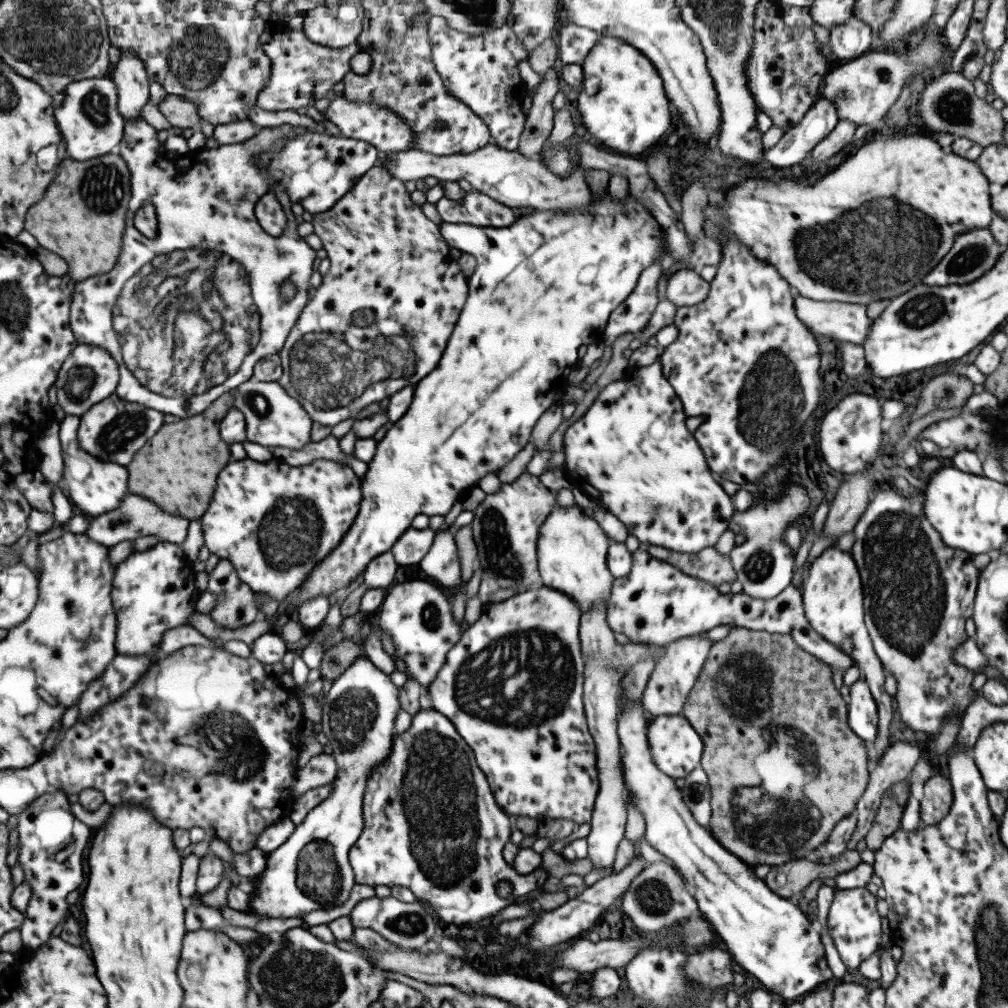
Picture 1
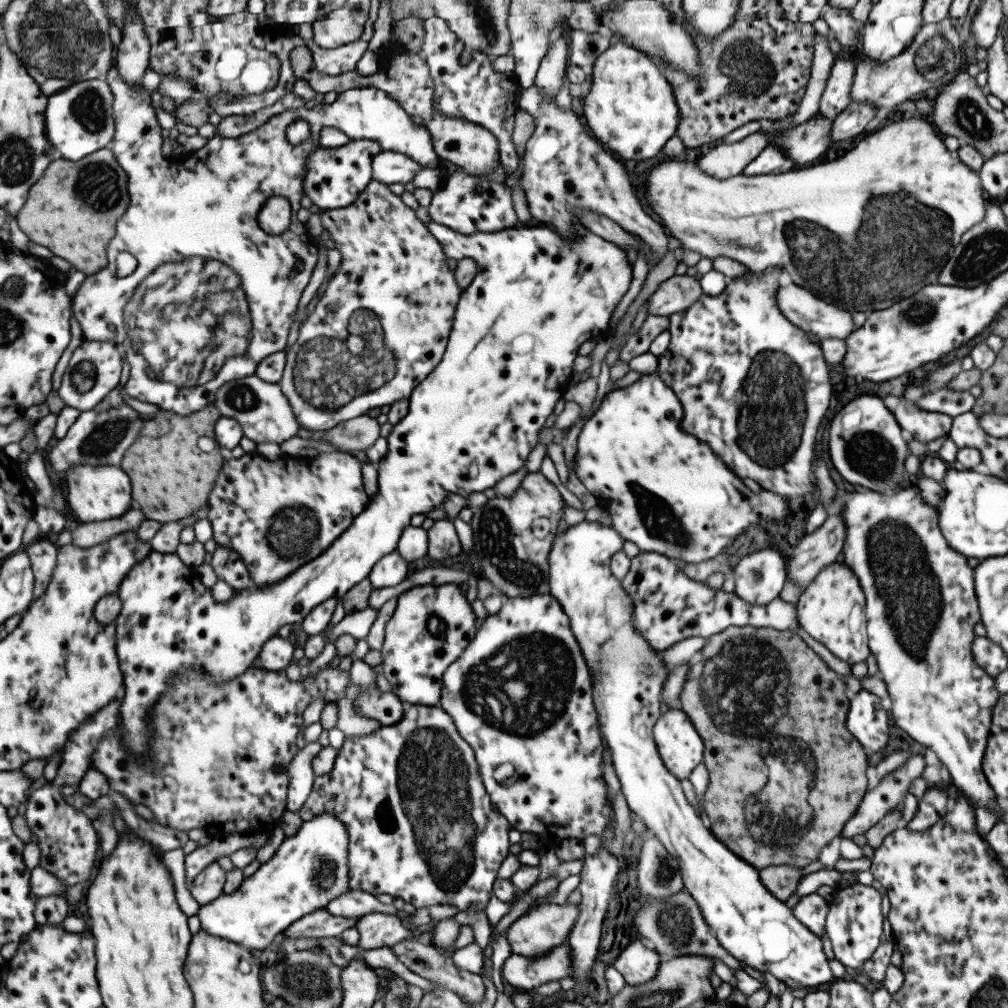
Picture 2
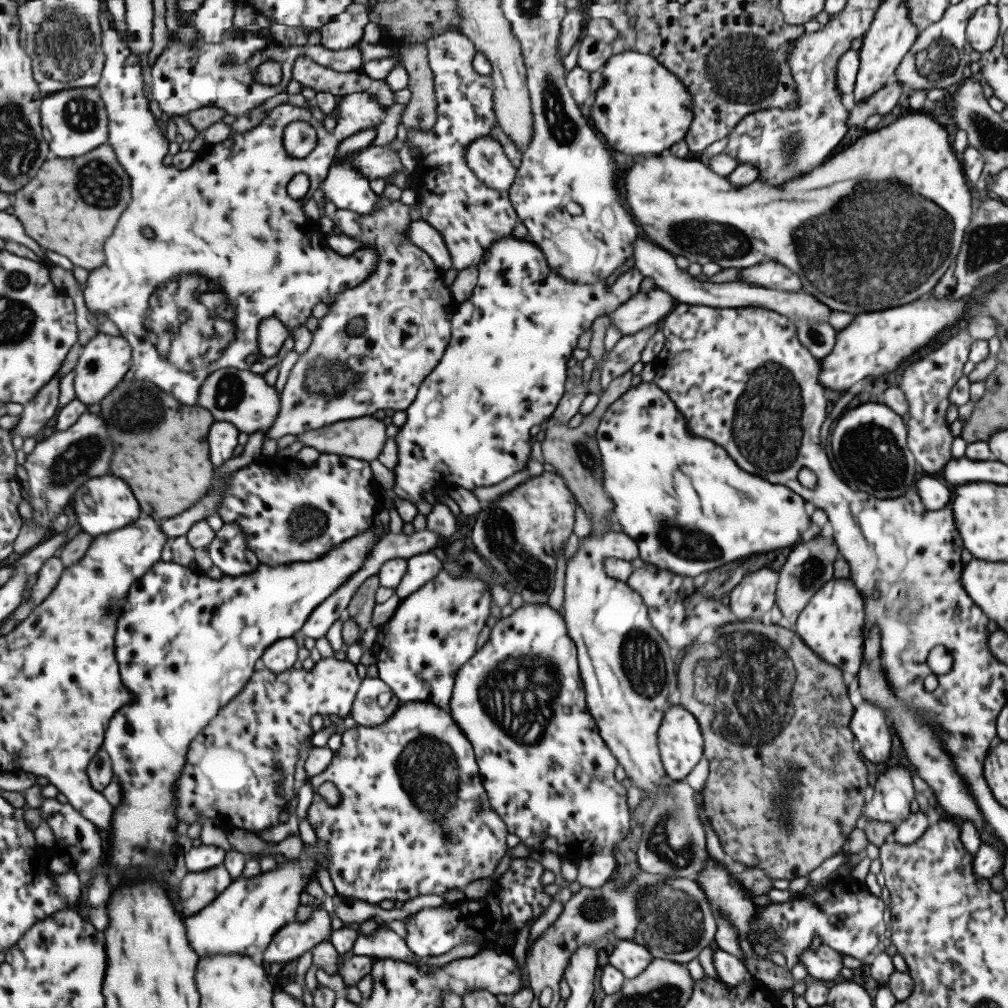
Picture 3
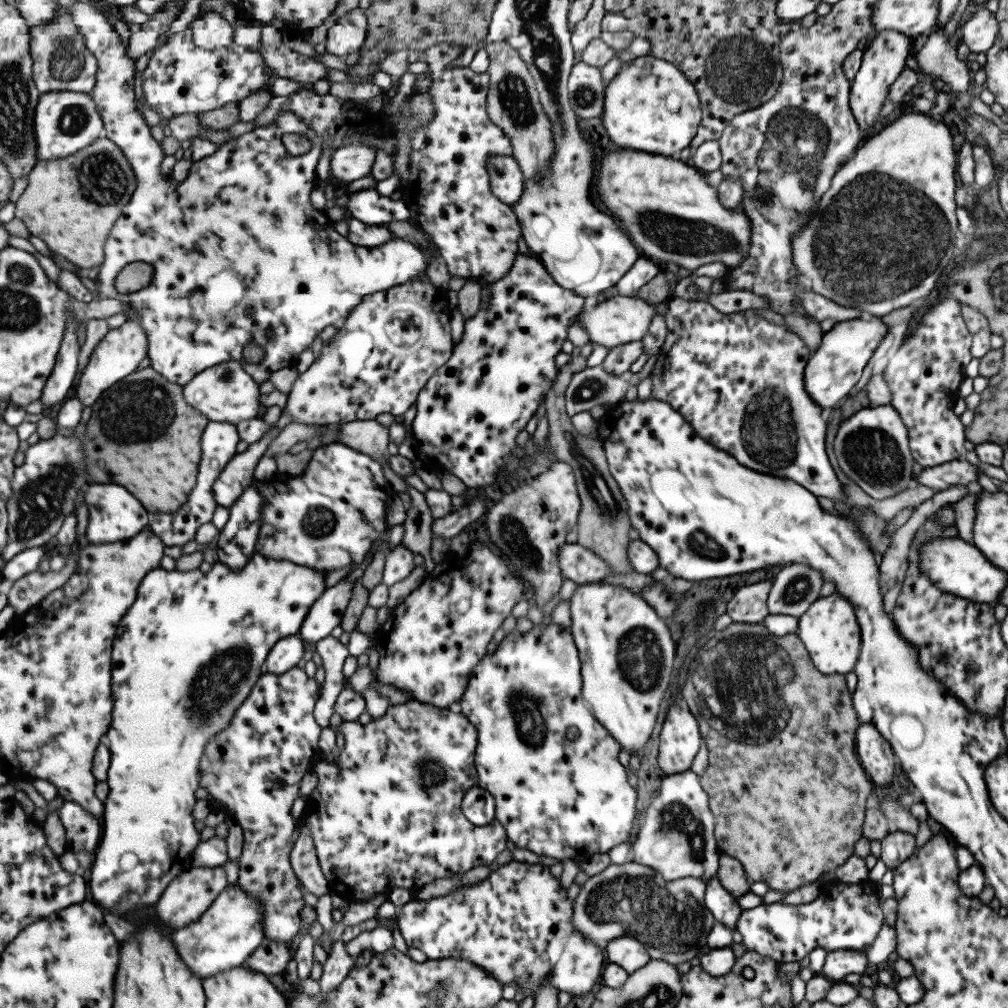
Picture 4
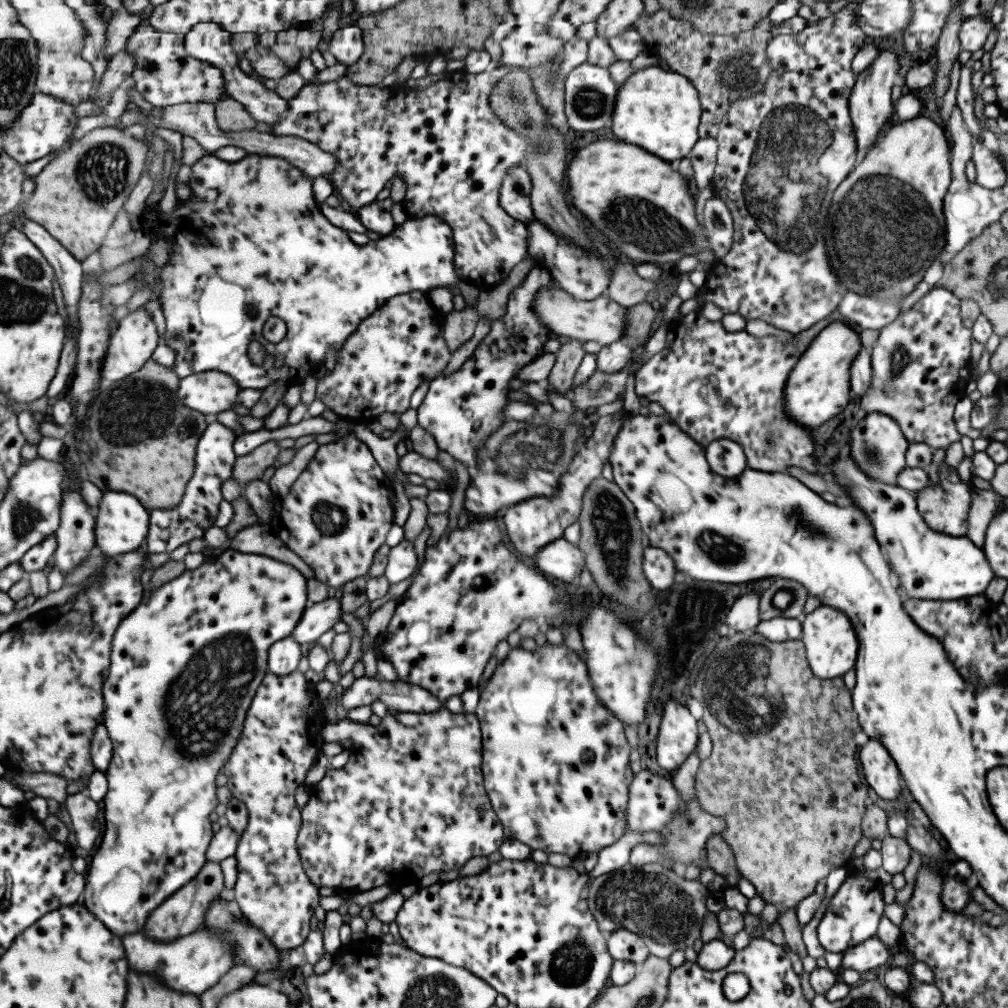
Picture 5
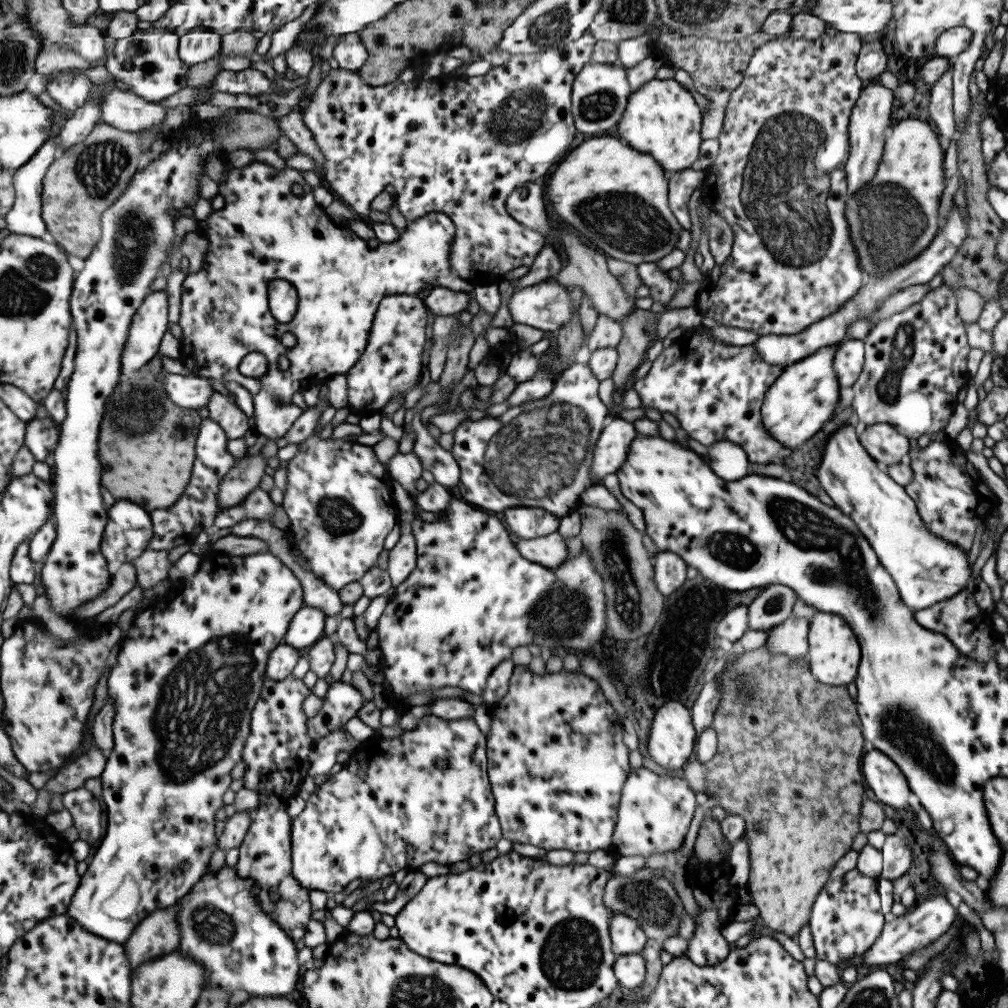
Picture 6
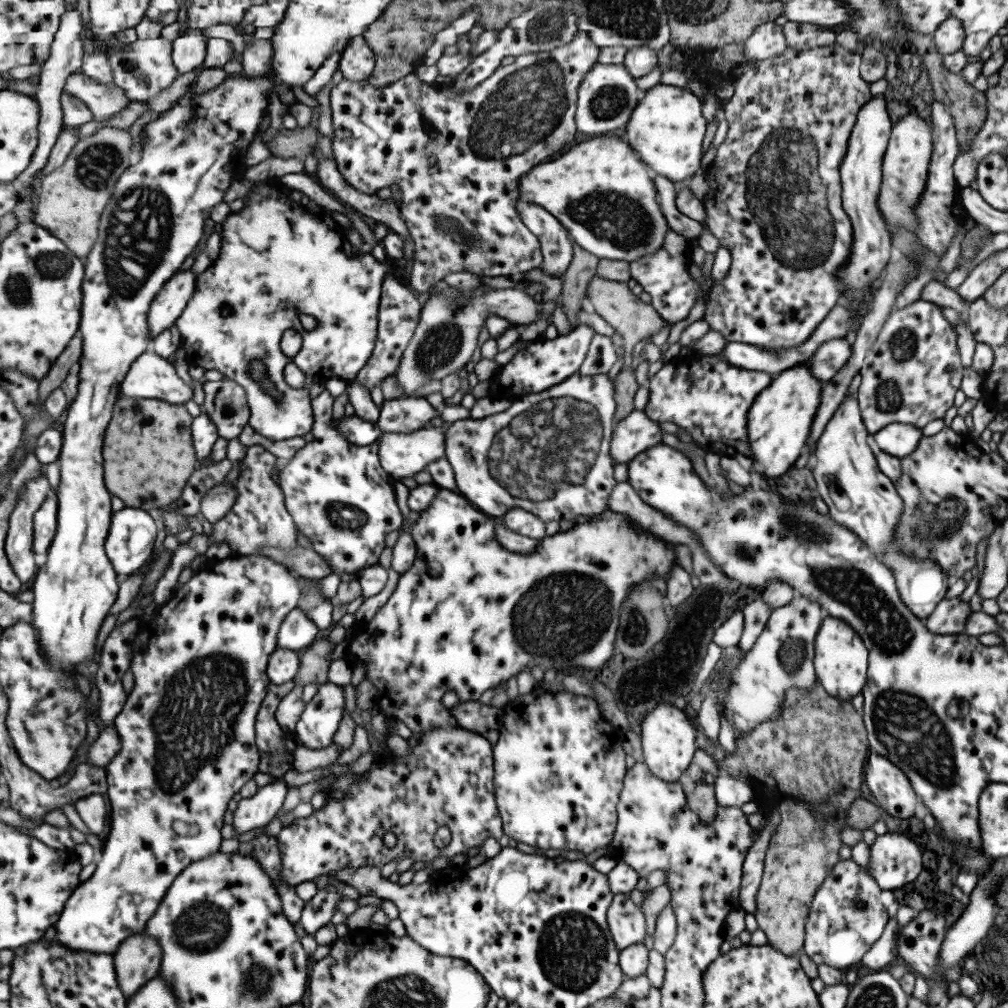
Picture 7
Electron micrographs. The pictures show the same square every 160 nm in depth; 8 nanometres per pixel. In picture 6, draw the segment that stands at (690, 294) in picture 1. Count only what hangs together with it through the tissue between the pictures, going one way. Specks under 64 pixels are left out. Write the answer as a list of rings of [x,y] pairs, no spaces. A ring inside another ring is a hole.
[[[551,277],[515,290],[507,303],[512,321],[542,330],[546,335],[555,333],[574,312],[566,289]]]

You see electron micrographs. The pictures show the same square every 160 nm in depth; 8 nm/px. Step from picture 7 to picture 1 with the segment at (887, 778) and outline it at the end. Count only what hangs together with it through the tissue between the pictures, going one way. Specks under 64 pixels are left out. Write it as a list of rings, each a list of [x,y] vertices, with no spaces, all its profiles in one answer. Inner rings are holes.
[[[863,679],[853,682],[849,687],[846,704],[846,717],[849,728],[863,742],[875,740],[878,714],[875,701]]]

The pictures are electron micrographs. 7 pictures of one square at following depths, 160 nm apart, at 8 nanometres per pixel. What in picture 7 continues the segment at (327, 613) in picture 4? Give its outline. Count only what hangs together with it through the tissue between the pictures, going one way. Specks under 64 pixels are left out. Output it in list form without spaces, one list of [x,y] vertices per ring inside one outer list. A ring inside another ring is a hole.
[[[296,607],[288,612],[279,625],[275,646],[296,652],[300,648],[309,648],[321,634],[315,624],[305,616],[305,611]]]

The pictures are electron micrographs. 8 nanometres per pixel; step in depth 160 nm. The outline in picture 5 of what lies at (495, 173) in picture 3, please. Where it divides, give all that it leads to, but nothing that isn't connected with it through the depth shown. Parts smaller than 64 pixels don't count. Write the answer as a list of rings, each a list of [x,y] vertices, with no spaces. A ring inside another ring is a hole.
[[[520,166],[509,168],[499,185],[499,209],[515,221],[524,223],[531,220],[534,216],[531,211],[530,194],[531,183],[527,172]]]

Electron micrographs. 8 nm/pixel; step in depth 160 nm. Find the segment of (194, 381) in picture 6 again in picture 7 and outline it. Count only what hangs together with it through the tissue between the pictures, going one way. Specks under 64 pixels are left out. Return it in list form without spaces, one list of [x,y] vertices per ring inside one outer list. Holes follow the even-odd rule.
[[[149,350],[132,365],[122,382],[120,398],[156,398],[173,405],[184,405],[193,393],[188,382],[179,378],[175,365]]]

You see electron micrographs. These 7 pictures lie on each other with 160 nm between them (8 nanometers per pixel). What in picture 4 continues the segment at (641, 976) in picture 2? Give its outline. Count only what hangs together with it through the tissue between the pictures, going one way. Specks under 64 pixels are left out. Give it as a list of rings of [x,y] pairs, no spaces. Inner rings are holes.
[[[629,936],[608,940],[603,953],[607,962],[620,966],[627,974],[641,968],[650,959],[644,944]]]

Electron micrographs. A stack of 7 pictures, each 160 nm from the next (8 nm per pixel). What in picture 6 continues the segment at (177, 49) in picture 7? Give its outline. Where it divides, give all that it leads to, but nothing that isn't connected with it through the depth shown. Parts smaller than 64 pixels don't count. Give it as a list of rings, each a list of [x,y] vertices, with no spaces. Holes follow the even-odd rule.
[[[205,27],[192,28],[185,36],[180,37],[180,57],[189,65],[205,62],[220,52],[221,35]]]

